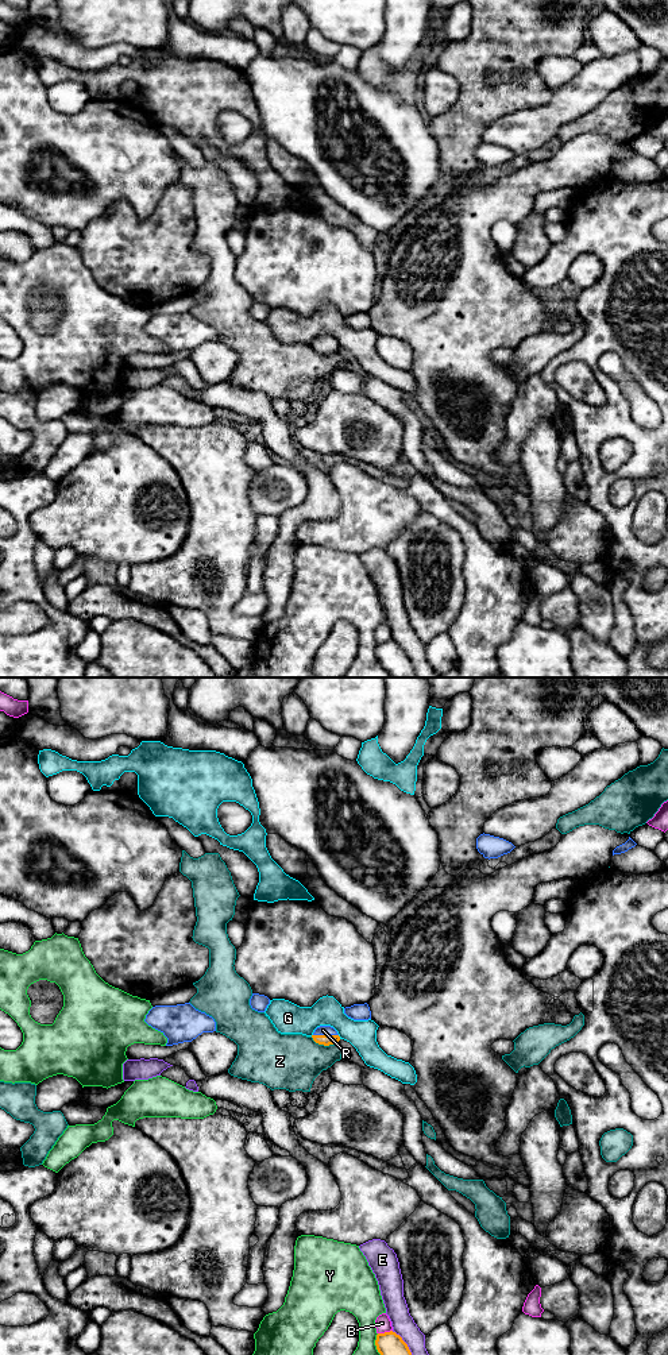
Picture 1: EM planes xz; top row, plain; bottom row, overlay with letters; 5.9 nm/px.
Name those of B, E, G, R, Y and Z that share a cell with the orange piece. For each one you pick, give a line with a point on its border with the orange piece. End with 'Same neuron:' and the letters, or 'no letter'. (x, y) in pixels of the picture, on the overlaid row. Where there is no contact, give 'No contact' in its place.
R: Touches orange at xz (325, 1035)
Same neuron: R

